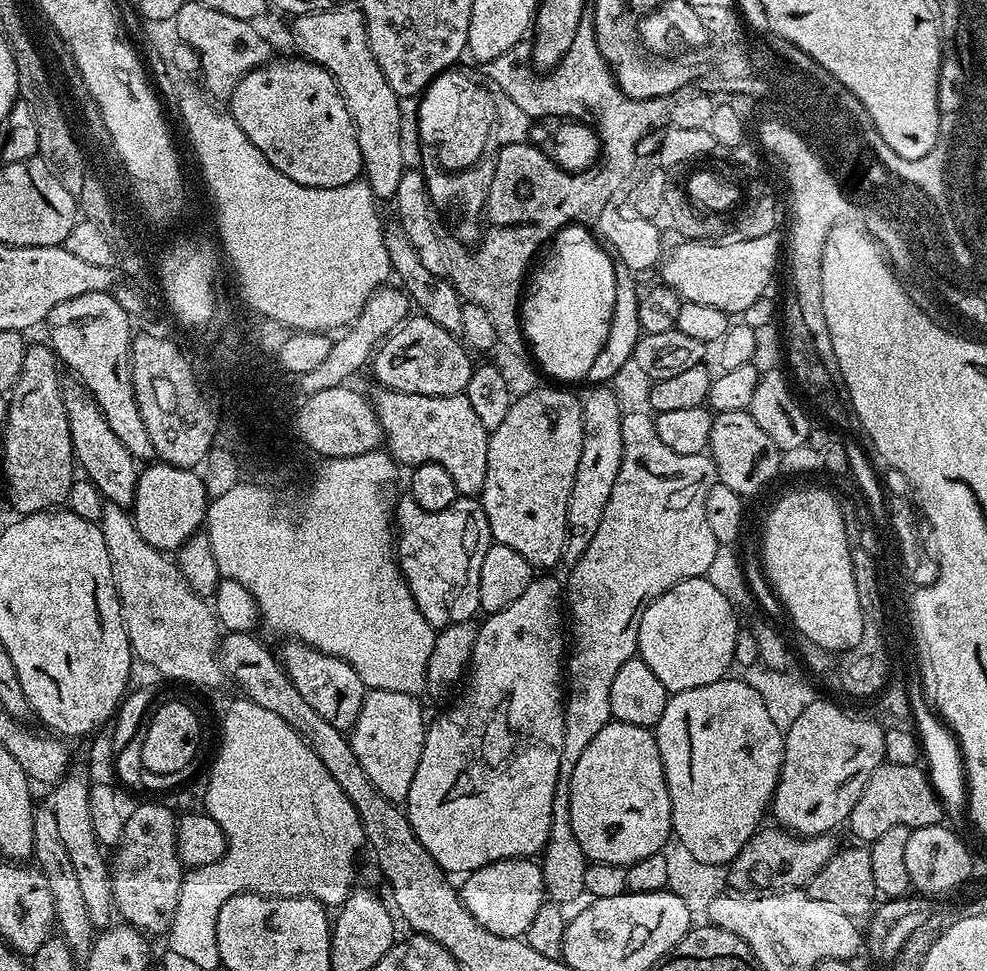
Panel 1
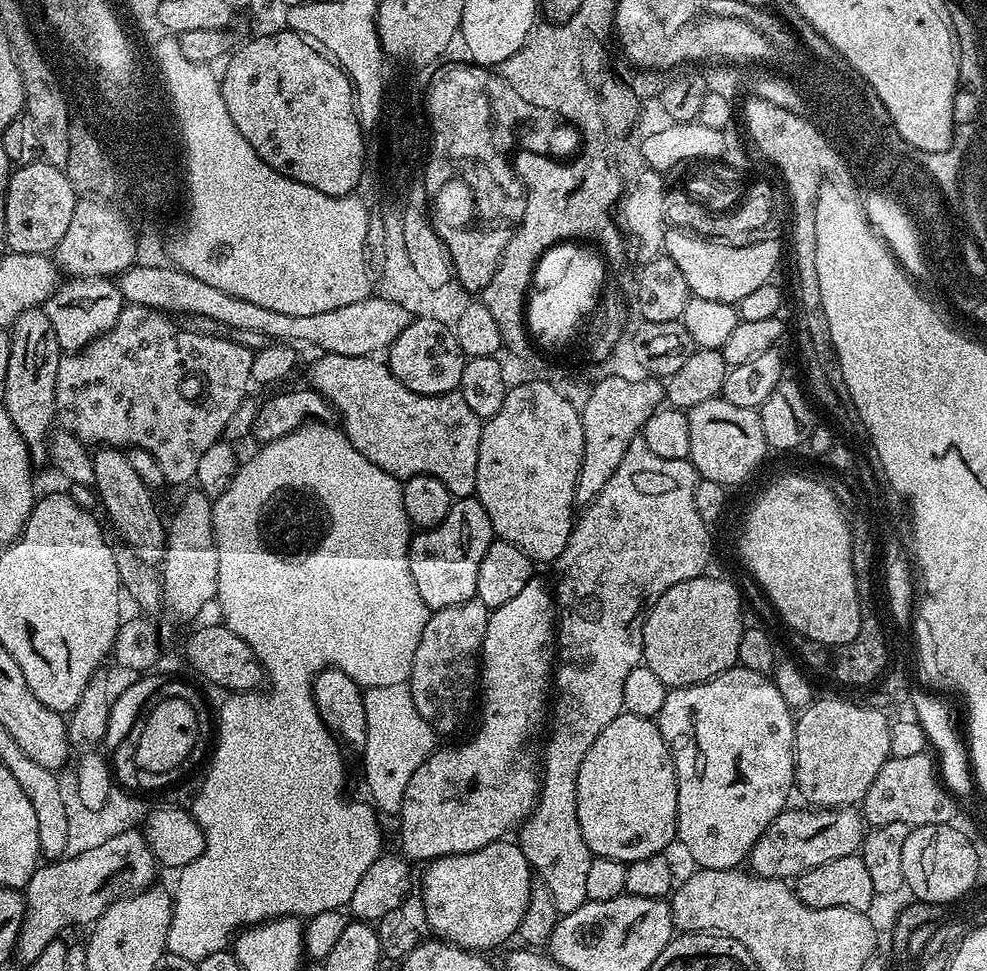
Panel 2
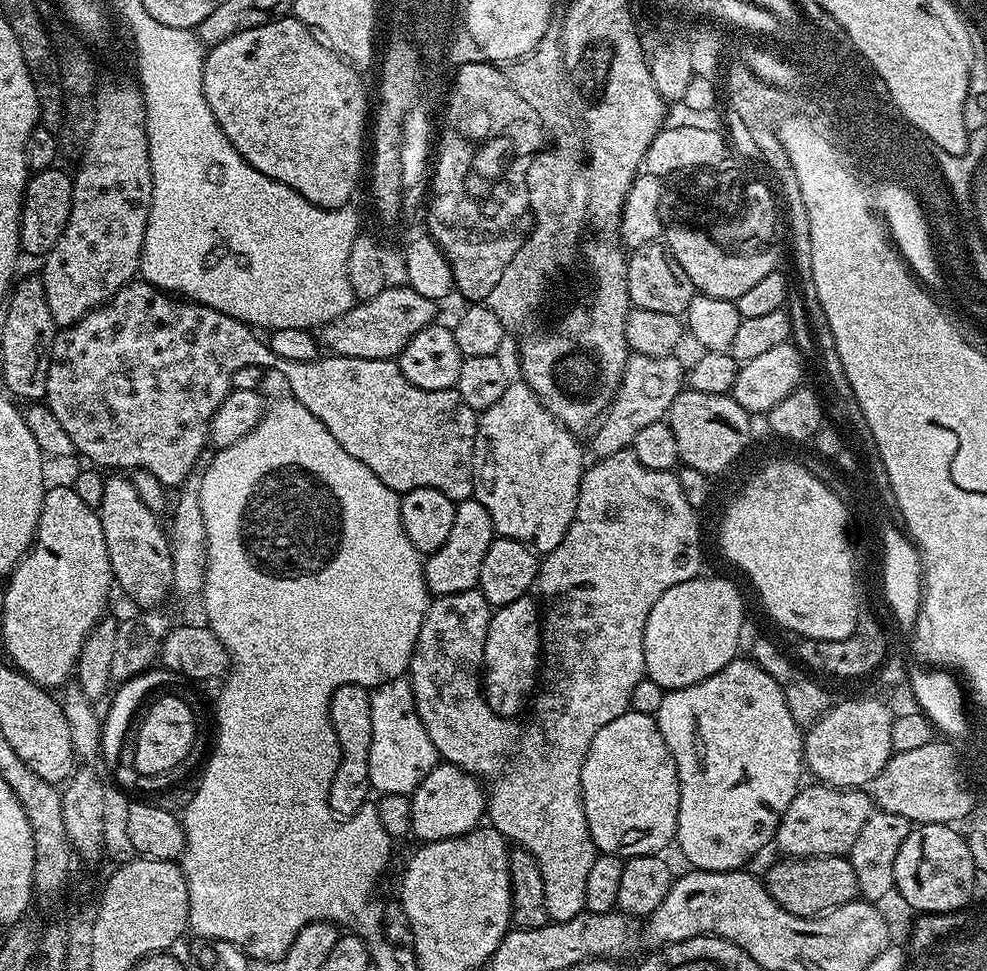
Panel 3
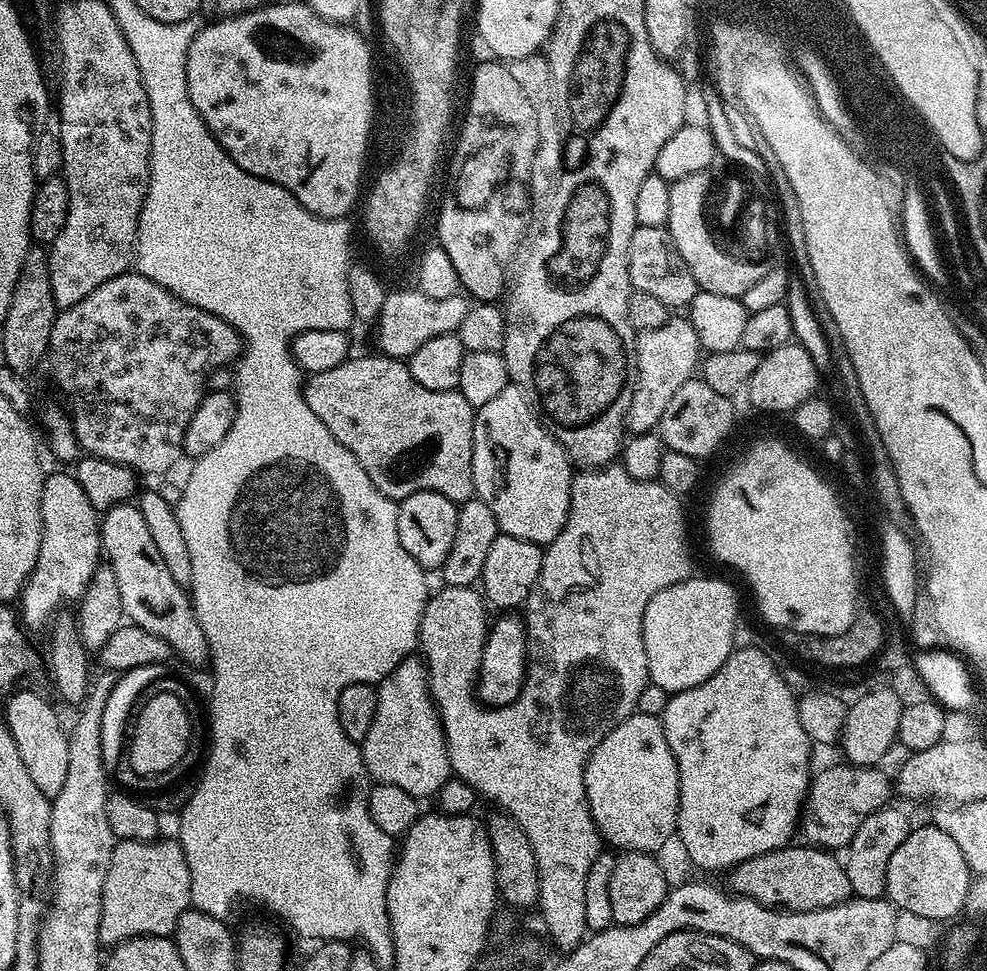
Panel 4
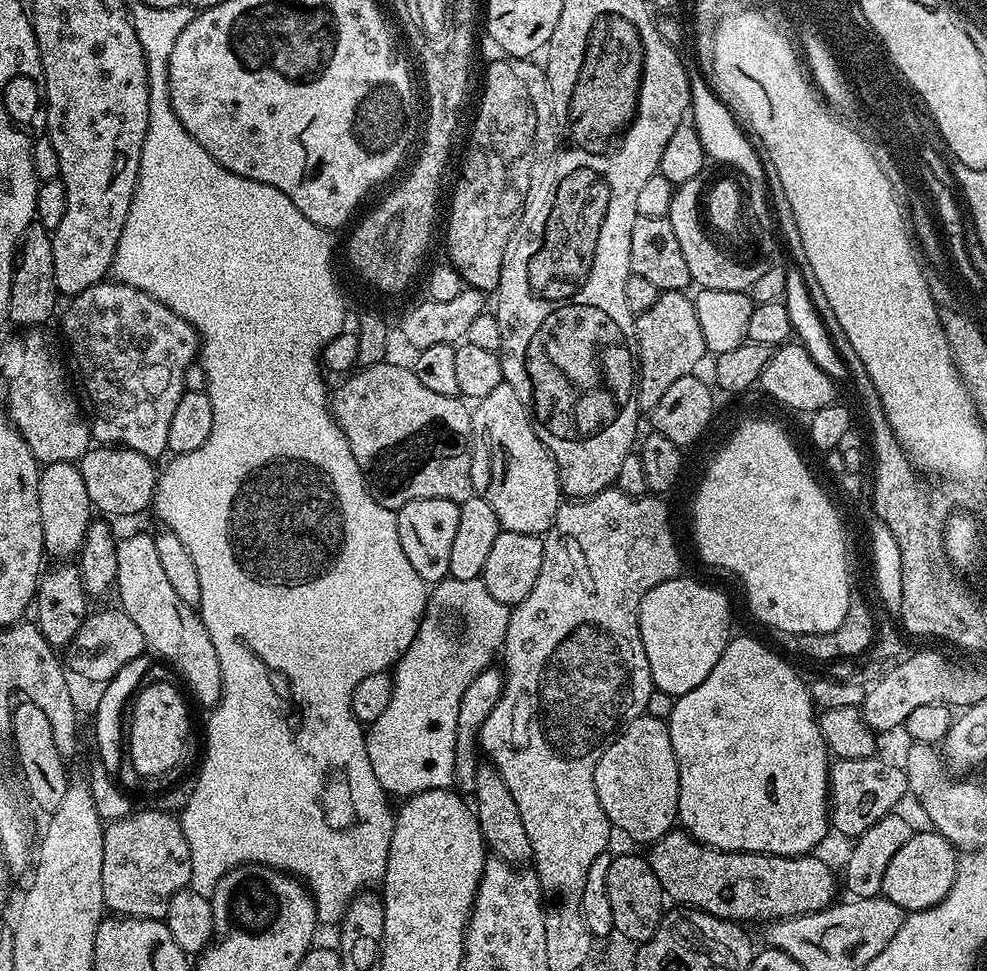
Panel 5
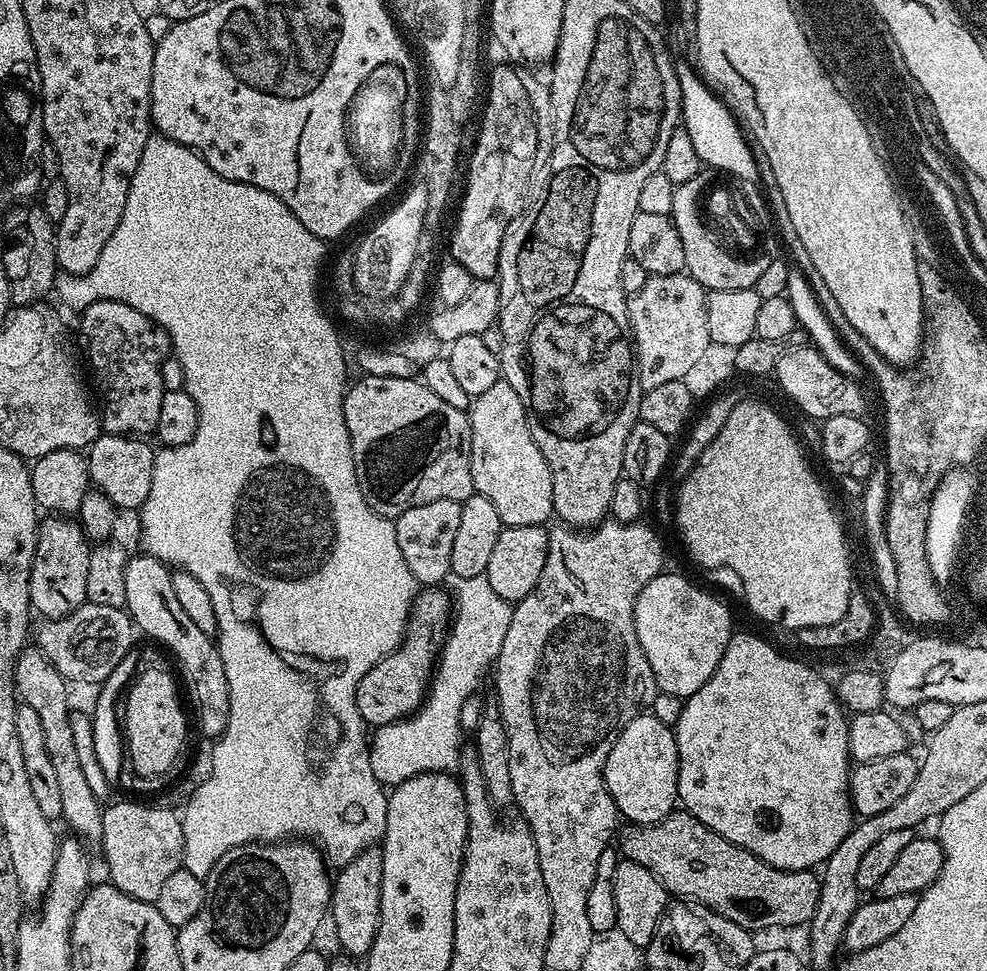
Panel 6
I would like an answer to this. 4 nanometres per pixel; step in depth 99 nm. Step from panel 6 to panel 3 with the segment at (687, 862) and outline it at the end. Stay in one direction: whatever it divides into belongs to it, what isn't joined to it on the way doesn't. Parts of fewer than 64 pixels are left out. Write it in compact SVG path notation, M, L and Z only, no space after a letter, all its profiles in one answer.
M847 855L780 858L768 868L766 887L774 902L795 916L822 916L860 896L858 878Z

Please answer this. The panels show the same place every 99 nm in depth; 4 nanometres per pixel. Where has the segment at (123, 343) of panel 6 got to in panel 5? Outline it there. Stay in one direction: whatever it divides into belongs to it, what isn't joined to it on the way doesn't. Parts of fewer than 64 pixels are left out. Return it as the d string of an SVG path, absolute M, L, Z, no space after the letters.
M108 283L90 286L67 301L64 340L72 351L72 364L80 379L79 391L88 395L86 408L90 413L93 441L100 446L129 448L138 450L138 454L143 456L157 458L168 452L170 418L186 390L184 379L187 368L197 359L200 341L194 329L181 316L150 294L129 284Z

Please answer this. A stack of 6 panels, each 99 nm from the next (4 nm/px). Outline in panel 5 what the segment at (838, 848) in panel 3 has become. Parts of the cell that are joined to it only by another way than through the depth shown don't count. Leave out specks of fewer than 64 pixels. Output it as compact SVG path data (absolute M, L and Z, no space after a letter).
M873 754L866 758L836 760L830 768L830 824L844 836L861 836L874 822L895 813L900 799L909 795L907 774L899 763L887 764Z

